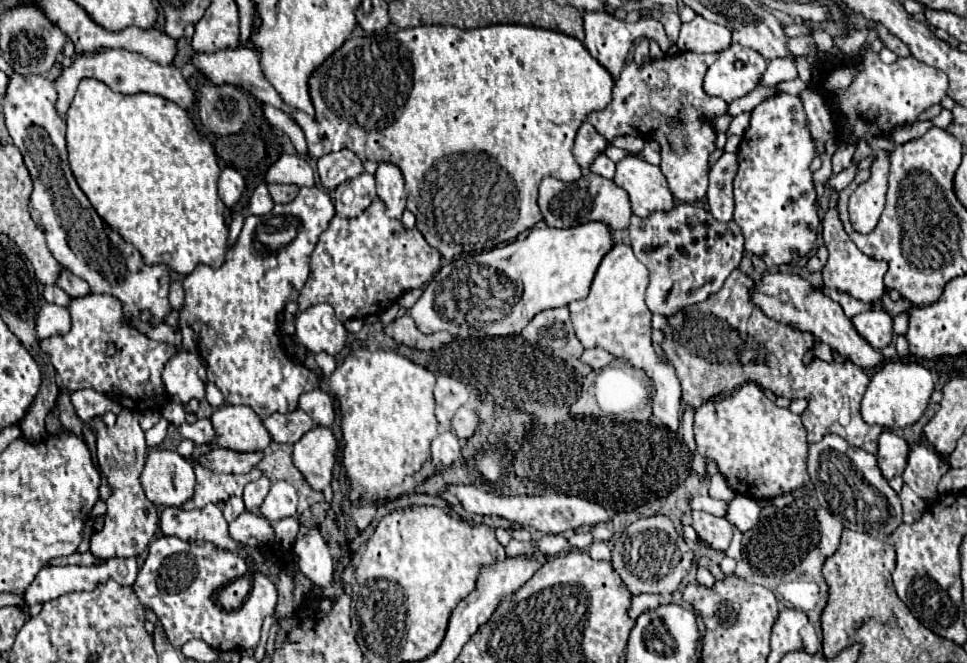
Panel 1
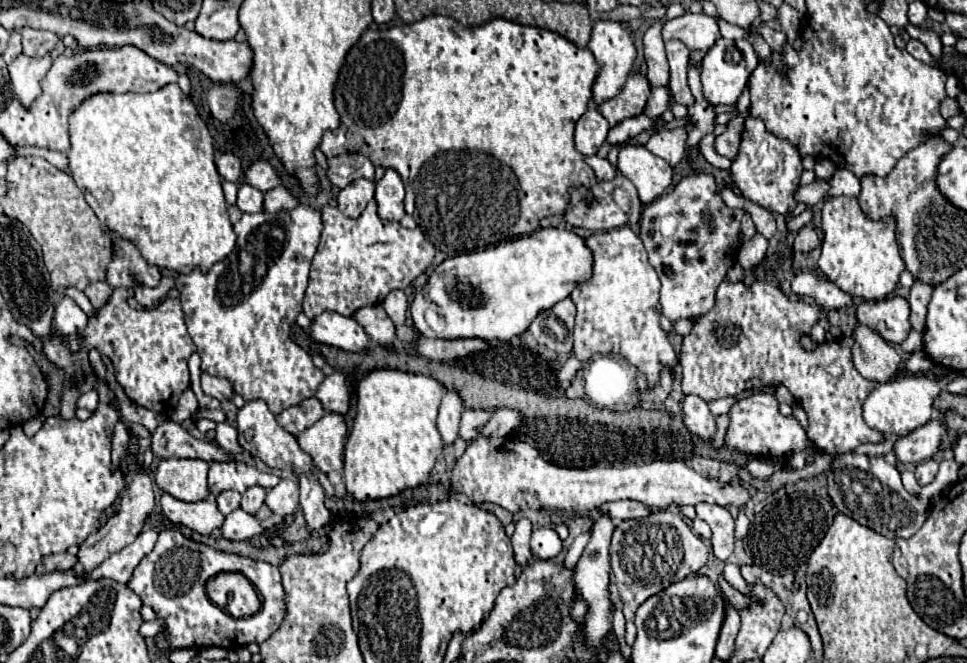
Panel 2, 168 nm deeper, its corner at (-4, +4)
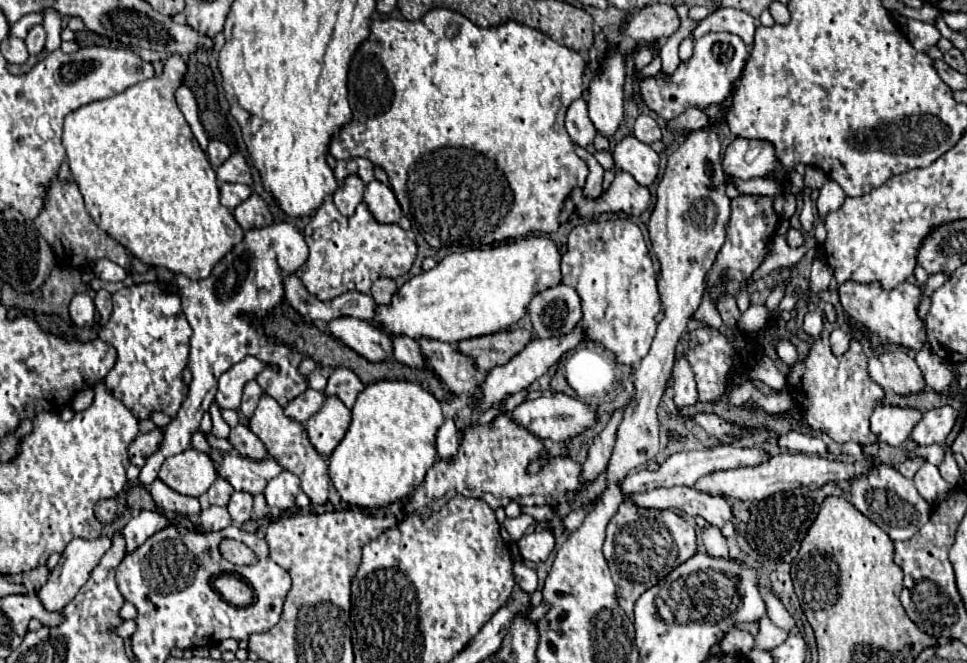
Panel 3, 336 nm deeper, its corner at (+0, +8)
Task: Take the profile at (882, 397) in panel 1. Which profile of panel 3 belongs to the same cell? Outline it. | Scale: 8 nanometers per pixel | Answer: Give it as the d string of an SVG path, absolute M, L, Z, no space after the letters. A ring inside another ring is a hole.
M877 405L871 413L871 431L879 437L879 441L891 447L901 447L919 419L921 419L919 409Z

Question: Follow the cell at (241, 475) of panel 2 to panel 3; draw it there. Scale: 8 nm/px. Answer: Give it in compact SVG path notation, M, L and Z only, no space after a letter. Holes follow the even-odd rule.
M225 453L223 461L217 467L219 477L227 479L235 487L235 491L247 491L251 495L263 493L267 481L277 477L281 471L283 467L273 459L253 461L237 453Z

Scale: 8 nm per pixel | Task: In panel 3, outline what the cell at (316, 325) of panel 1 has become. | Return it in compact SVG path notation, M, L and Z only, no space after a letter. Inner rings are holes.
M337 317L327 323L327 333L357 351L367 361L383 361L391 355L391 341L385 337L385 333L361 319Z

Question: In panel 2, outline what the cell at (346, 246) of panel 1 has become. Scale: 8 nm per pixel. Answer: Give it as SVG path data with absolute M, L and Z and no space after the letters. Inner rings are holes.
M369 201L357 219L345 217L337 207L325 205L321 219L323 233L303 297L303 313L311 319L325 311L353 315L353 311L361 307L377 305L389 291L409 287L435 257L435 247L425 239L419 227L405 229L397 221L379 219L375 201Z

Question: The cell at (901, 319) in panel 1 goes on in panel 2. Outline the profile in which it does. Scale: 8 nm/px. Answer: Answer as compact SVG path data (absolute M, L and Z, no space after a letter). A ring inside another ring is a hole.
M911 331L909 333L909 337L901 343L901 349L905 351L905 353L915 353L915 351L921 351L921 333L917 333L917 331Z

